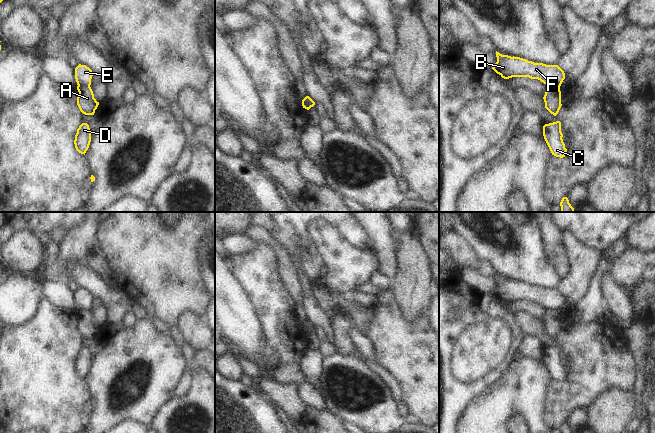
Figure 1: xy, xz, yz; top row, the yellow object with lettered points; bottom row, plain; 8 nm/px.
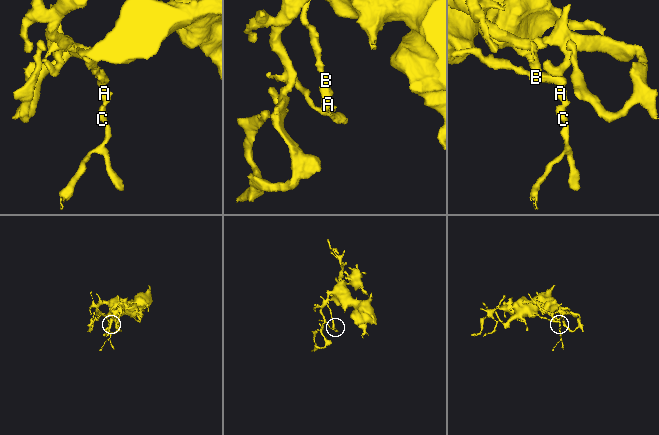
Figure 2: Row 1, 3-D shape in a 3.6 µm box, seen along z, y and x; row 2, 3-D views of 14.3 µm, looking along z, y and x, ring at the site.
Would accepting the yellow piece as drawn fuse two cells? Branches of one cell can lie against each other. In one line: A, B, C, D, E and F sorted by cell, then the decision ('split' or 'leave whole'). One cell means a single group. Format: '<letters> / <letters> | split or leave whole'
A C D / B E F | split

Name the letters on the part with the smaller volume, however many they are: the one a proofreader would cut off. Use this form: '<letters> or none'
A, C, D.

